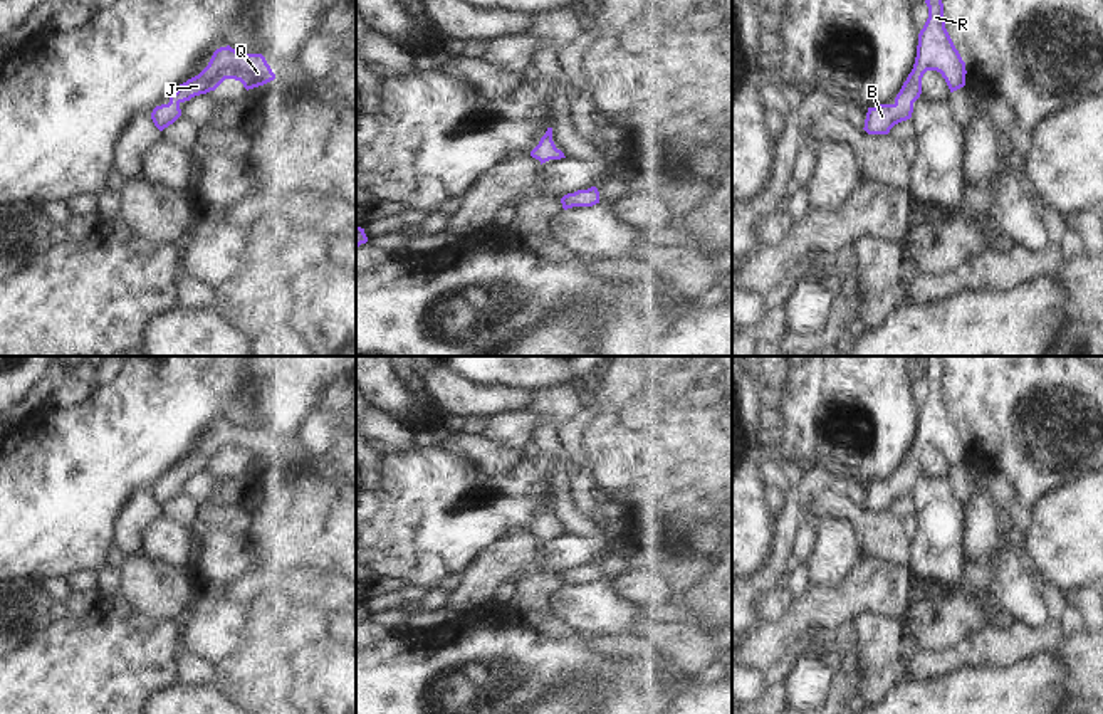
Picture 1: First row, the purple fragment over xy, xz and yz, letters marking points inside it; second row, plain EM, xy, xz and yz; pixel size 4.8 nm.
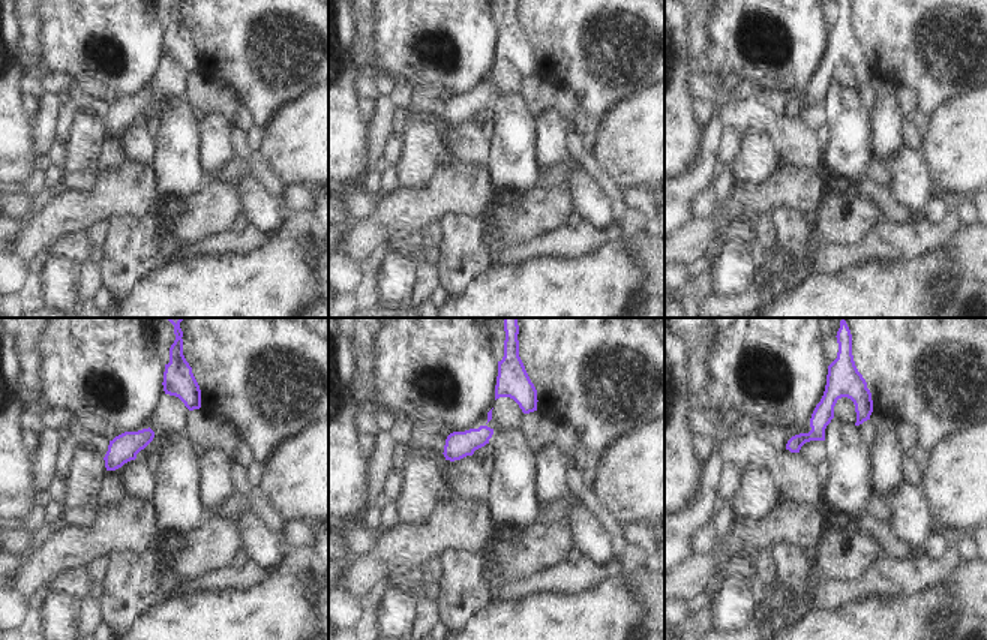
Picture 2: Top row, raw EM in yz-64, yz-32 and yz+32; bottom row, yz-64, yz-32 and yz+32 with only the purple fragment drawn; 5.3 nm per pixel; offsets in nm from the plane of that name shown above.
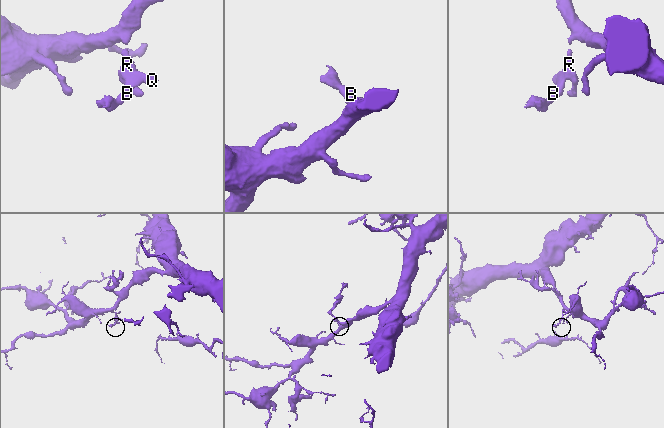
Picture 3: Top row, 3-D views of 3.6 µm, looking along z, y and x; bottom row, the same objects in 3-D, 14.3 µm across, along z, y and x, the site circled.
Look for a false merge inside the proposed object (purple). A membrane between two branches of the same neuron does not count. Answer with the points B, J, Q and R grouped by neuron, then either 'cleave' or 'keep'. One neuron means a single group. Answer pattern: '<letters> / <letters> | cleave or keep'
B J Q R | keep

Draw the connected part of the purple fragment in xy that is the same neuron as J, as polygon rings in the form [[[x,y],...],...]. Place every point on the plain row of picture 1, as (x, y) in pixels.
[[[230,422],[220,423],[198,452],[180,460],[176,469],[170,472],[168,480],[153,486],[151,496],[154,502],[163,507],[181,492],[181,479],[215,467],[225,455],[240,457],[248,467],[274,457],[275,450],[262,430],[245,430]]]

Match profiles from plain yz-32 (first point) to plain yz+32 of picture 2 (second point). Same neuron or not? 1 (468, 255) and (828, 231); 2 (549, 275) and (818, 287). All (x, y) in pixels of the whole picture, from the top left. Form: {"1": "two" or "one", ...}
{"1": "two", "2": "one"}

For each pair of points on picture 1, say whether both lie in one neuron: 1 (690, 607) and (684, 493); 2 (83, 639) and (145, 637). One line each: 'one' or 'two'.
1: one
2: one

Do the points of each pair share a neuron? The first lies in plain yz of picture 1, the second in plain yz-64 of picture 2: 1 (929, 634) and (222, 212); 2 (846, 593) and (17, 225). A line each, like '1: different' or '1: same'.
1: same
2: different

